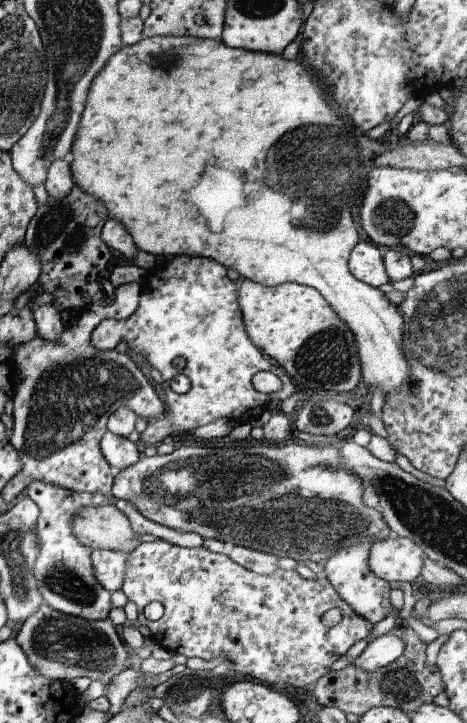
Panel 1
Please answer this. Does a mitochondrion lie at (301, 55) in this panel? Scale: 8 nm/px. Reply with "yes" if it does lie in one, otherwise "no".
no

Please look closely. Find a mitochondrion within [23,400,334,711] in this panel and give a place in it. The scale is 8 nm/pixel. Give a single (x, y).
(59, 642)

